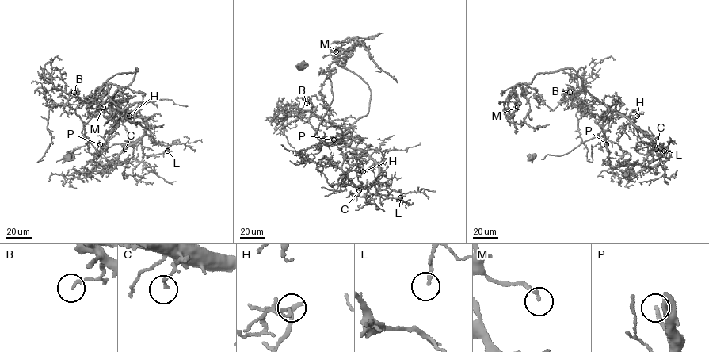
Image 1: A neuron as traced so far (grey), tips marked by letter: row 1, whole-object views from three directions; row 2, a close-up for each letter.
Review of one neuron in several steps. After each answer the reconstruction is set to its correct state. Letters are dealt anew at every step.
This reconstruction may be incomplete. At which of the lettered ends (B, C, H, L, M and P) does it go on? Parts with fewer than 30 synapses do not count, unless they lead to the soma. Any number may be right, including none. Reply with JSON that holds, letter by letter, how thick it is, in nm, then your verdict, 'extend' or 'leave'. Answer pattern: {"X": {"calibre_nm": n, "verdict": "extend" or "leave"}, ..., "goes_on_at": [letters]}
{"B": {"calibre_nm": 150, "verdict": "leave"}, "C": {"calibre_nm": 150, "verdict": "leave"}, "H": {"calibre_nm": 140, "verdict": "leave"}, "L": {"calibre_nm": 160, "verdict": "leave"}, "M": {"calibre_nm": 200, "verdict": "leave"}, "P": {"calibre_nm": 190, "verdict": "leave"}, "goes_on_at": []}

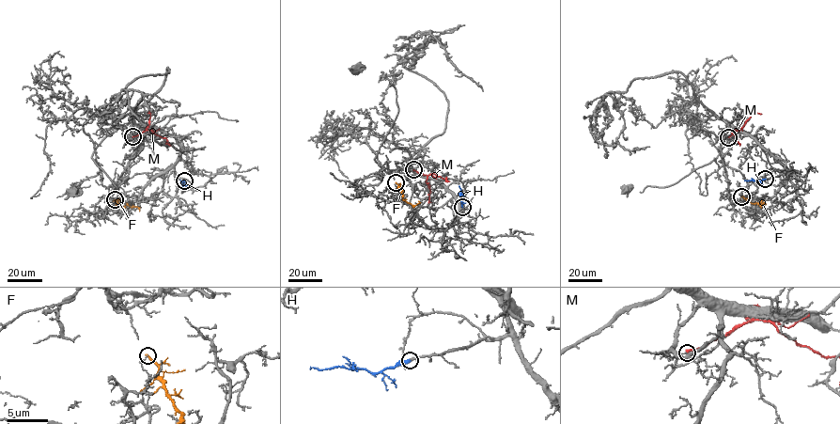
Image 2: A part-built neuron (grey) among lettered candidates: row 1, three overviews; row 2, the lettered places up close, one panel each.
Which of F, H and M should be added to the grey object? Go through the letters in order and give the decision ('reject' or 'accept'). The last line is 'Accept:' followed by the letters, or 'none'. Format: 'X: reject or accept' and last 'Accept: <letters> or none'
F: reject
H: accept
M: reject
Accept: H

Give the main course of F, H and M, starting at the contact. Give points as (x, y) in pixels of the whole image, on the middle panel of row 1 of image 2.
F: (396, 182), (403, 199), (413, 207), (420, 202)
H: (462, 207), (458, 186)
M: (413, 169), (427, 176), (430, 202)

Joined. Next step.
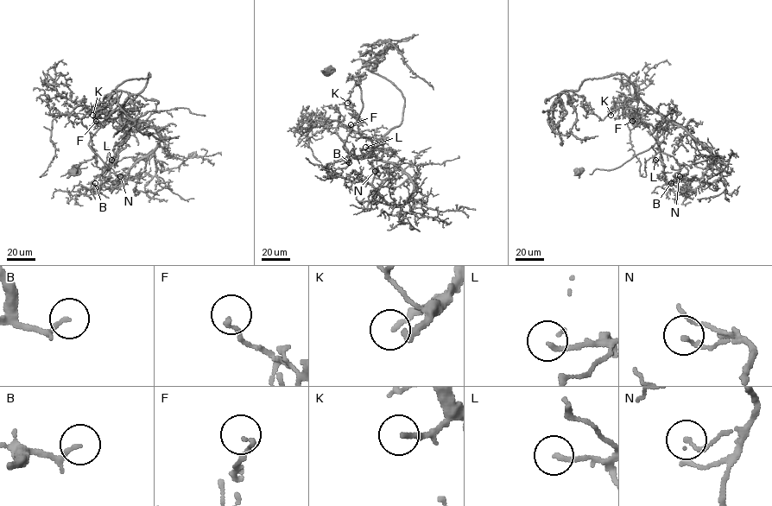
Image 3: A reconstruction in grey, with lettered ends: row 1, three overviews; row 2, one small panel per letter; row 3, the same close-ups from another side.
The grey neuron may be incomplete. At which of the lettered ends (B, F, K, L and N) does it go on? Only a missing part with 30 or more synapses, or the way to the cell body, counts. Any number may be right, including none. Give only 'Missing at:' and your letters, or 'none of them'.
Missing at: K

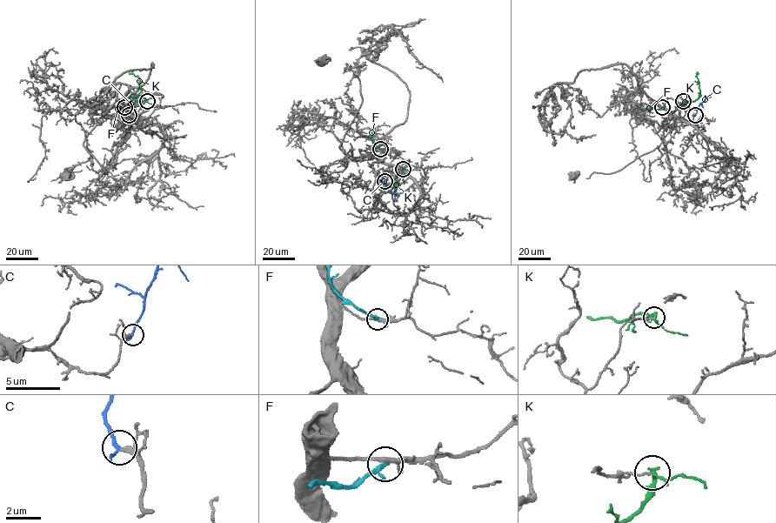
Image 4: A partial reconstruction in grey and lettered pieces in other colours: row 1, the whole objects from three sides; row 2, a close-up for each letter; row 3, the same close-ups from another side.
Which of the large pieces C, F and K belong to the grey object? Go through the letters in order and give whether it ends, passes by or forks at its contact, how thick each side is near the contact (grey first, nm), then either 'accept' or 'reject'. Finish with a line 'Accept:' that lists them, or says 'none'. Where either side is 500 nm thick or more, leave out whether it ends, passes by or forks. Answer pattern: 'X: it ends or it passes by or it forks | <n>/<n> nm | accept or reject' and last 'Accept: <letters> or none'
C: it passes by | 180/180 nm | accept
F: it passes by | 240/170 nm | reject
K: it passes by | 100/200 nm | reject
Accept: C

